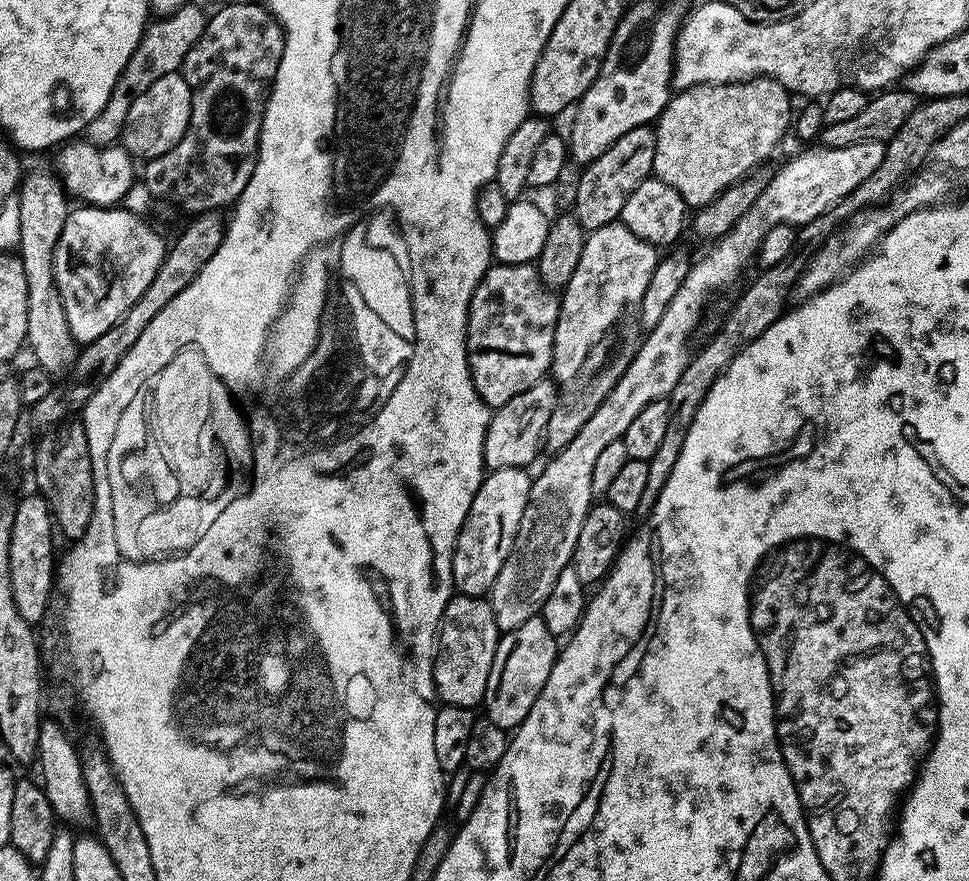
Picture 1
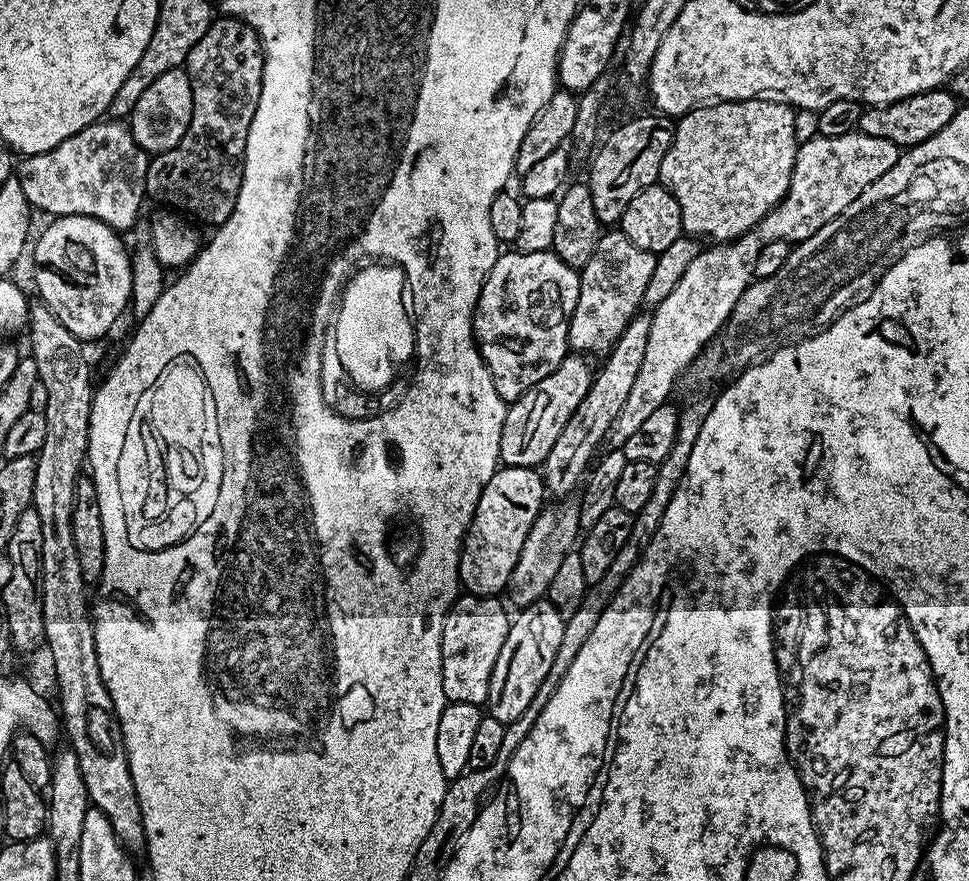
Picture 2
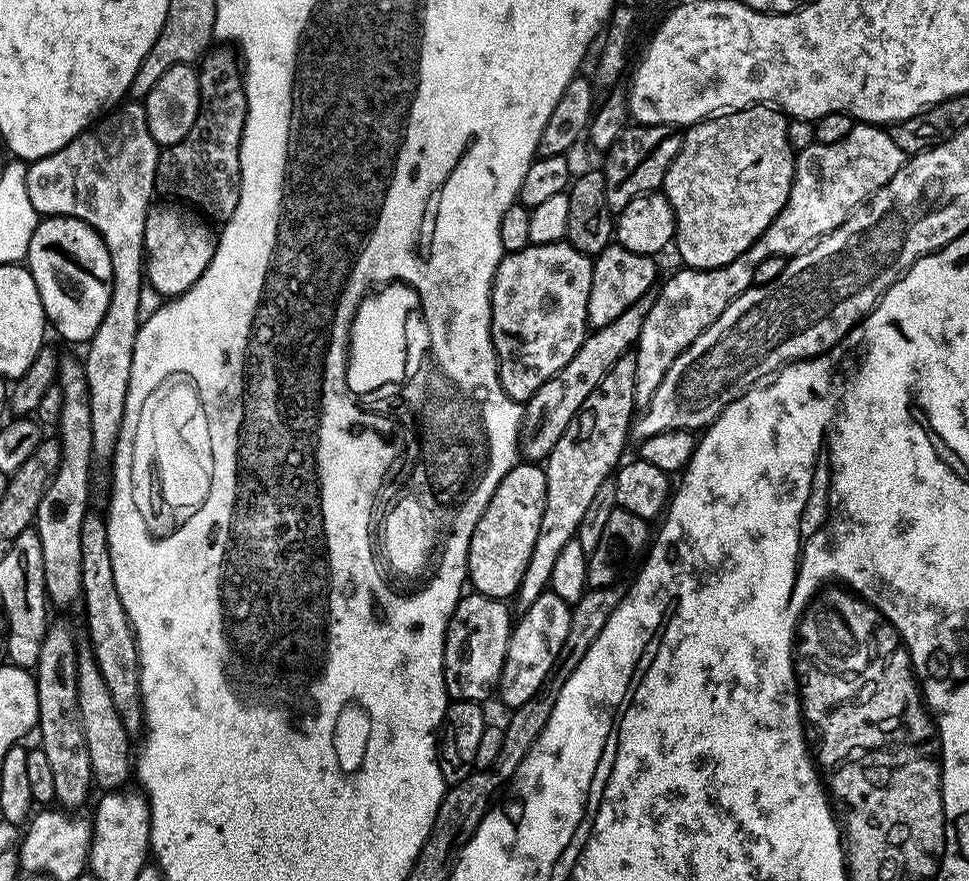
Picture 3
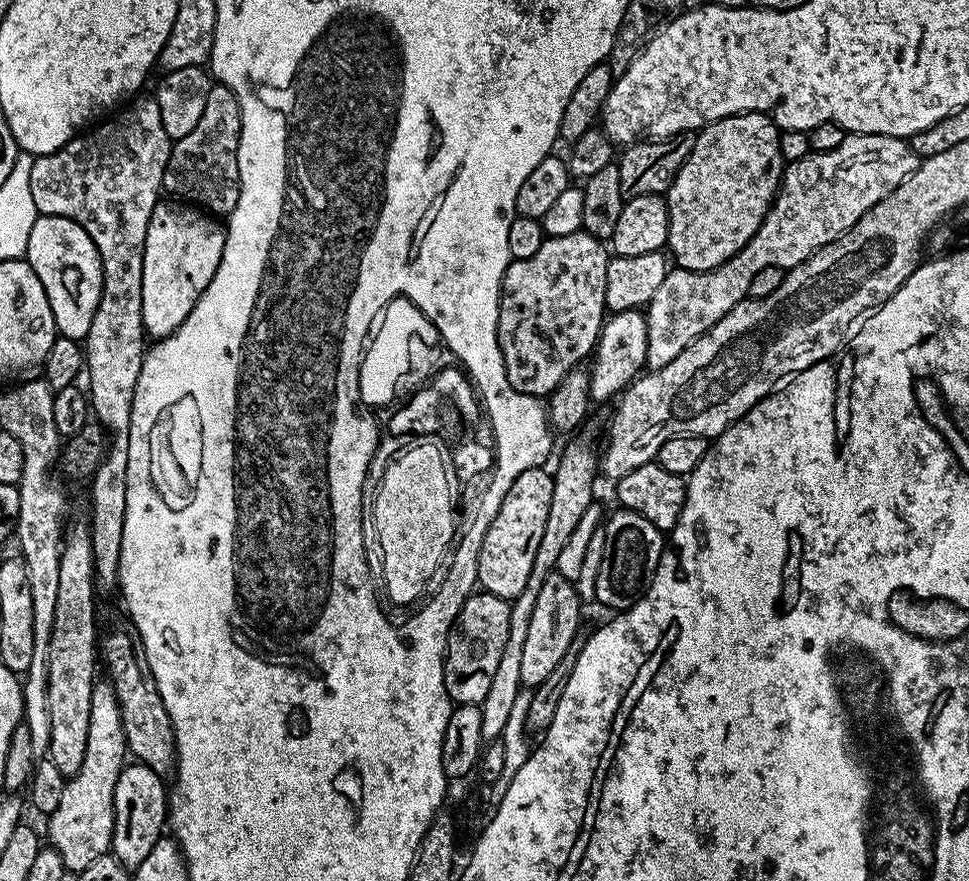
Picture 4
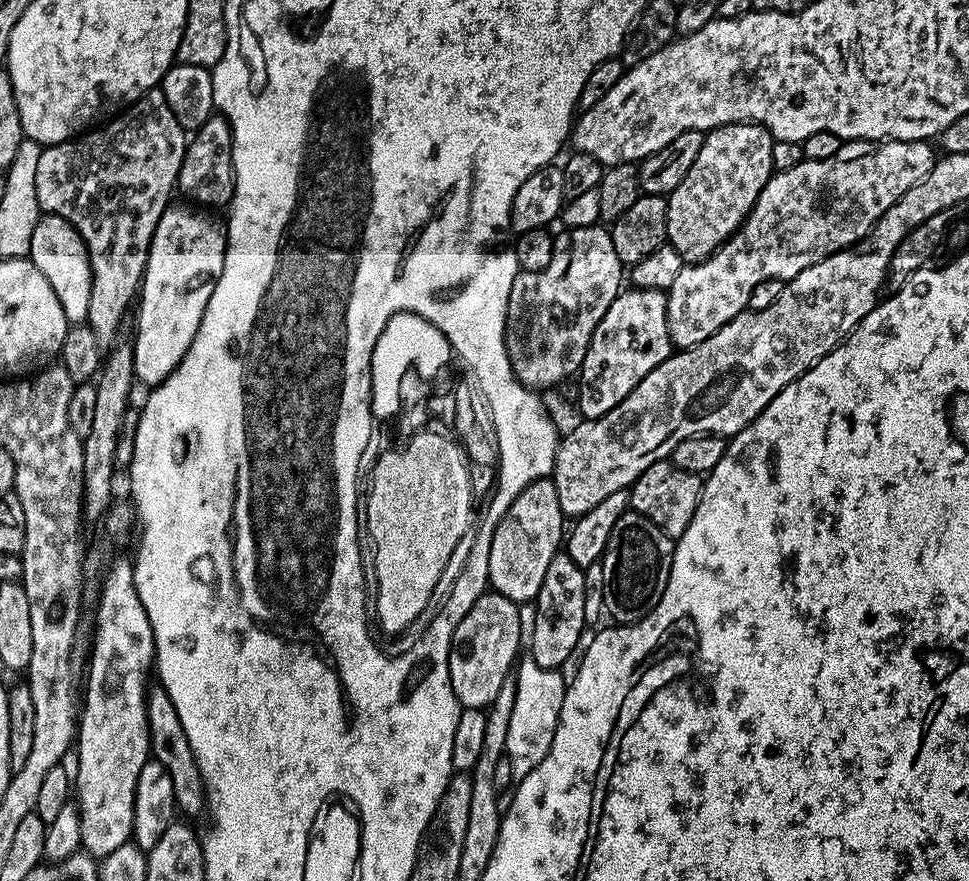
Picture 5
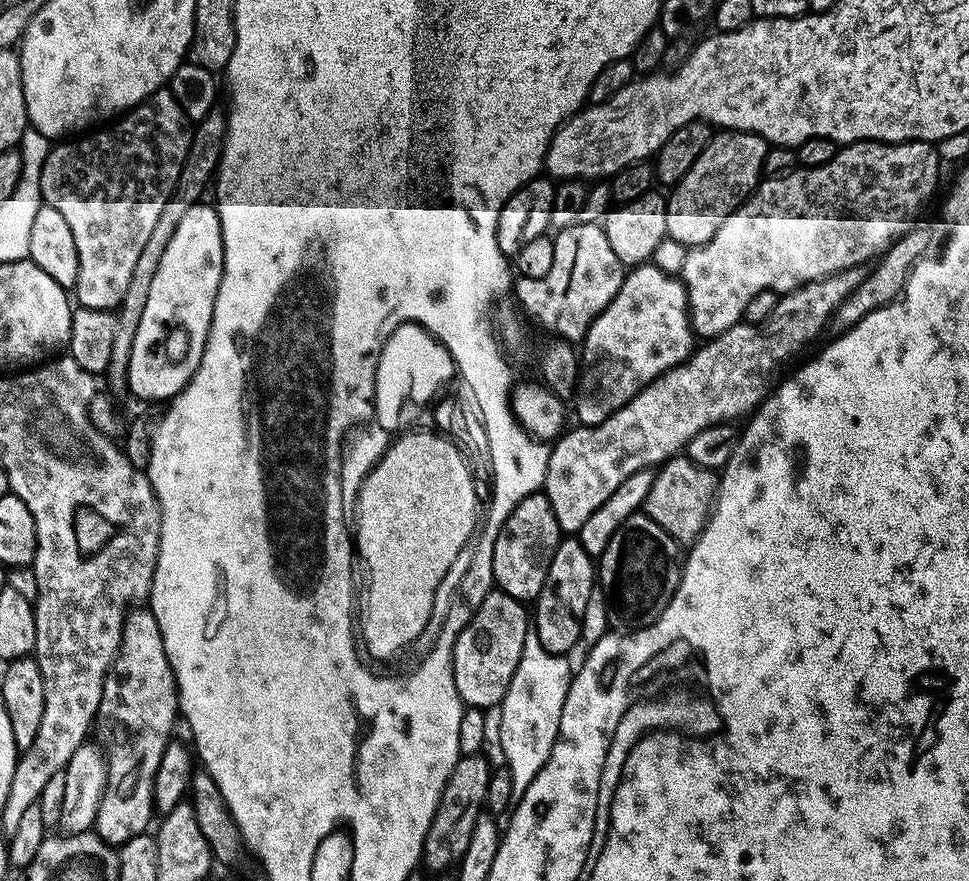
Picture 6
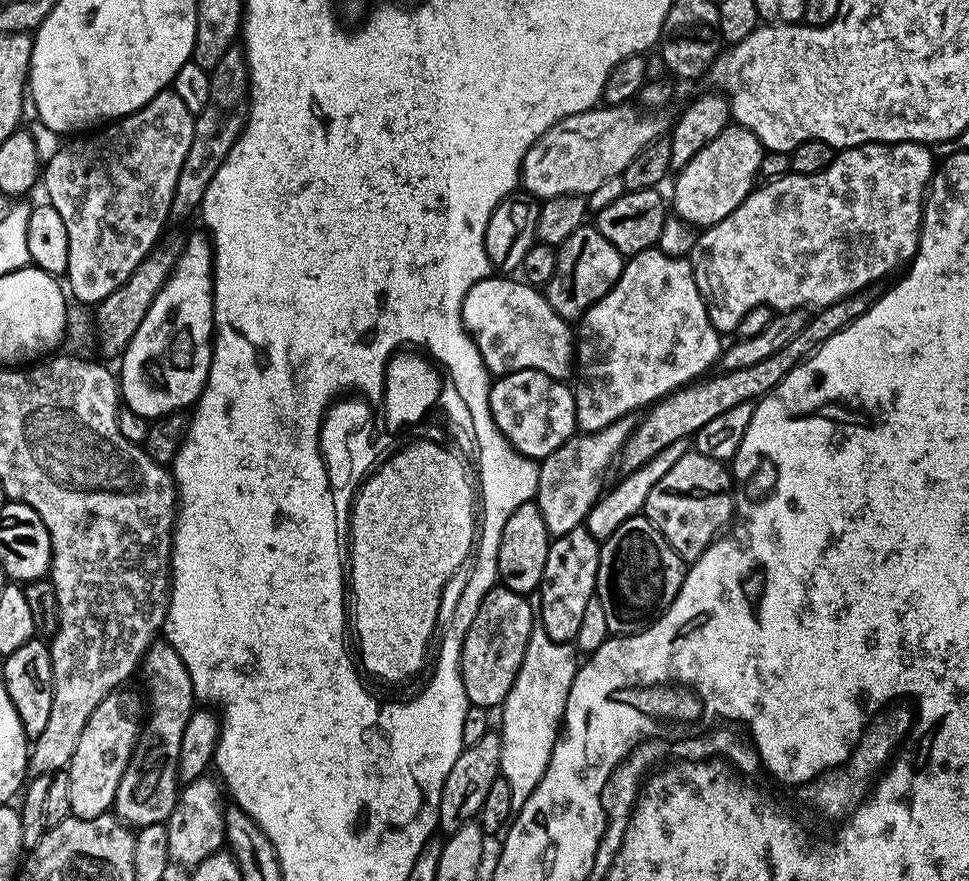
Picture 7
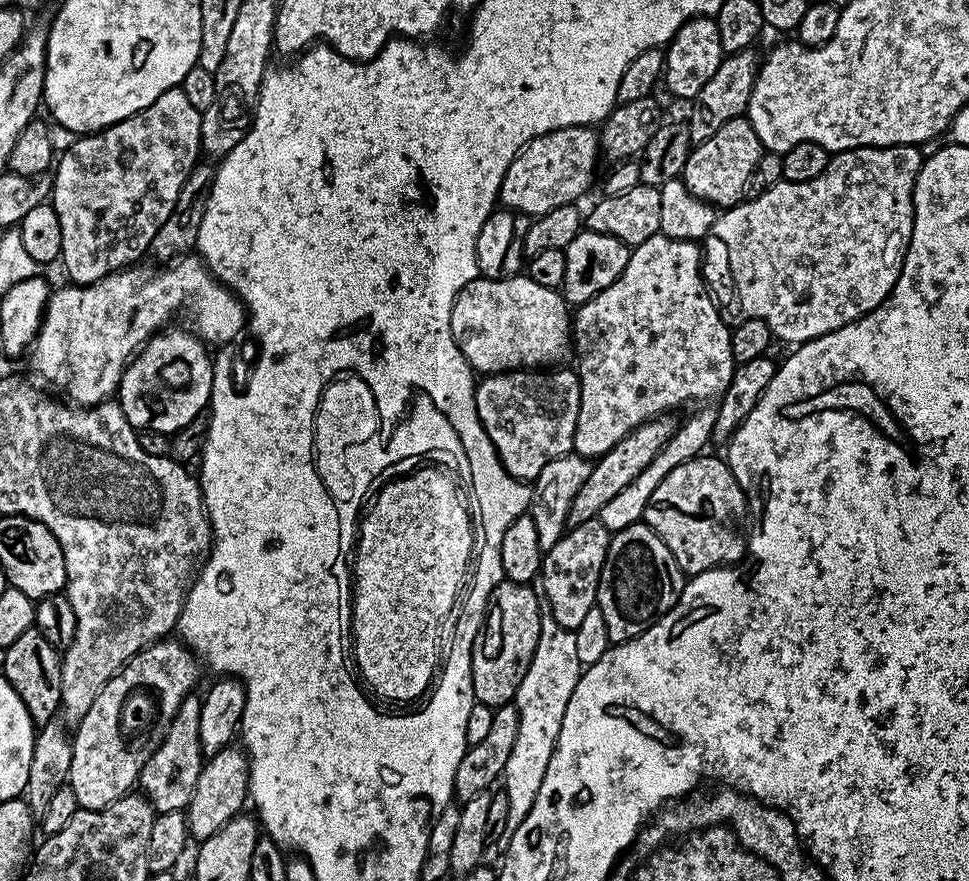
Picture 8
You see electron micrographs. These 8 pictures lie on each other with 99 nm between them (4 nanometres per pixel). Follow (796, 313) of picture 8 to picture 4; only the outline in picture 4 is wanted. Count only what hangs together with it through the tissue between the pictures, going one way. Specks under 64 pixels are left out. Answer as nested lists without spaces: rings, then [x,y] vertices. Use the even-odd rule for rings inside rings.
[[[870,134],[845,135],[842,146],[814,152],[791,161],[785,167],[780,190],[772,207],[764,215],[762,226],[722,266],[713,272],[687,272],[673,267],[662,278],[654,298],[646,305],[647,367],[655,370],[674,362],[686,346],[706,334],[723,316],[730,314],[738,302],[748,296],[750,282],[766,266],[790,269],[810,259],[820,248],[832,244],[862,218],[882,198],[886,198],[919,166],[917,156],[907,139],[898,136]]]

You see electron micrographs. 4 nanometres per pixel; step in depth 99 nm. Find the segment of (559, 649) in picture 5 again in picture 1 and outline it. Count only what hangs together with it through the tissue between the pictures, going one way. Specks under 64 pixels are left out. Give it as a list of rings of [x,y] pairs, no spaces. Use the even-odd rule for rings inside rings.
[[[541,616],[526,618],[522,626],[503,633],[494,654],[494,666],[490,666],[490,678],[486,678],[486,694],[482,705],[483,715],[494,726],[515,730],[530,714],[530,706],[538,702],[546,678],[558,655],[558,637],[550,634]]]

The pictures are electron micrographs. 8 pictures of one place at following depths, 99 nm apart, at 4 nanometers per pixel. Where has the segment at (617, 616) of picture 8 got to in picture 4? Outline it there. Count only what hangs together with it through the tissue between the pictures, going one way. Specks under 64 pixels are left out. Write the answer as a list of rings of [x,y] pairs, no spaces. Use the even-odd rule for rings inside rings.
[[[617,507],[615,511],[602,524],[605,546],[602,566],[598,569],[595,603],[605,604],[611,610],[623,610],[644,595],[648,583],[654,578],[666,547],[666,536],[654,526],[654,522],[646,522],[646,518],[634,514],[634,510]]]

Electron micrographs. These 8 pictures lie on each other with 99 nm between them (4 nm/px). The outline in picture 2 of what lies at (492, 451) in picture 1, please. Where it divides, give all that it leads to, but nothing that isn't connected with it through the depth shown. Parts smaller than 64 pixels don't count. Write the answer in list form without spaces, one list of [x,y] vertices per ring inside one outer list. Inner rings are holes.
[[[569,354],[542,382],[535,388],[526,390],[526,394],[508,404],[508,413],[502,422],[502,442],[500,443],[501,465],[509,468],[536,468],[543,465],[550,454],[554,442],[558,442],[558,434],[570,422],[574,410],[586,398],[592,385],[593,365],[588,365],[583,355]]]

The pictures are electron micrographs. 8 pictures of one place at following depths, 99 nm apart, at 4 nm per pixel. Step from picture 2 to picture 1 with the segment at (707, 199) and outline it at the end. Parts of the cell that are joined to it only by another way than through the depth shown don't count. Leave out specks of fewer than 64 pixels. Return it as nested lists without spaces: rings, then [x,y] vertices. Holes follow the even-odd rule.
[[[753,76],[751,80],[734,84],[696,84],[692,88],[677,91],[654,121],[656,149],[652,176],[674,186],[682,194],[689,209],[706,206],[726,186],[741,180],[753,168],[761,167],[772,156],[784,135],[789,135],[794,120],[793,97],[788,89],[768,76]]]

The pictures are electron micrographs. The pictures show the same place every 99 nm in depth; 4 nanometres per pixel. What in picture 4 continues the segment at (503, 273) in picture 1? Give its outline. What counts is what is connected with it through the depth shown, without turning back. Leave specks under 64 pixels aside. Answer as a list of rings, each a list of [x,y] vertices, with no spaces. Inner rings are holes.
[[[581,230],[565,236],[549,236],[531,258],[512,260],[509,263],[500,283],[496,337],[506,366],[506,378],[515,392],[547,398],[568,372],[583,365],[593,355],[606,319],[604,303],[609,259],[609,249],[602,241]]]

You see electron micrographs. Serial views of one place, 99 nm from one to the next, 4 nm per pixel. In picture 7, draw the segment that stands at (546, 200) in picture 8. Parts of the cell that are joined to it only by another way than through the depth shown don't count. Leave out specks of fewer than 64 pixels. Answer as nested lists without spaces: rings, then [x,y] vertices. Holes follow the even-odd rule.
[[[613,104],[562,118],[562,122],[546,130],[546,134],[530,146],[520,167],[523,191],[541,202],[555,196],[587,197],[589,192],[598,190],[606,178],[623,176],[638,150],[661,135],[660,120],[656,116],[659,115],[649,114],[632,104]]]

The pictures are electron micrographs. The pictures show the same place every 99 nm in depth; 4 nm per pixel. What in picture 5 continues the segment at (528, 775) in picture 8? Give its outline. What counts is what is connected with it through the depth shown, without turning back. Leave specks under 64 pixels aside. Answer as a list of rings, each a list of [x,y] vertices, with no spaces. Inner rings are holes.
[[[530,658],[521,659],[515,669],[514,714],[510,714],[510,734],[506,734],[506,746],[504,747],[505,753],[510,758],[513,781],[519,782],[522,778],[526,778],[526,774],[530,774],[530,770],[534,770],[534,766],[538,766],[538,762],[542,762],[542,758],[546,758],[546,754],[554,742],[566,687],[565,677],[562,678],[560,675],[561,673],[557,669],[538,666],[538,662],[534,662]]]

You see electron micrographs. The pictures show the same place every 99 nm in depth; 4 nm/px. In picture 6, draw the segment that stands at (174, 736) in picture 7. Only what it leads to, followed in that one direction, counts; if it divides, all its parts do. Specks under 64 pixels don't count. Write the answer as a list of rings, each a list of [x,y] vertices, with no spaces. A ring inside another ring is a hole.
[[[136,606],[129,611],[124,618],[124,629],[122,630],[122,642],[120,649],[116,655],[115,662],[110,666],[110,670],[104,679],[104,693],[102,694],[102,702],[96,711],[96,722],[94,725],[94,736],[102,745],[108,758],[108,777],[106,778],[106,790],[102,802],[98,806],[98,814],[96,815],[96,822],[94,831],[104,839],[107,844],[119,846],[126,843],[130,838],[135,836],[143,836],[149,831],[148,823],[154,817],[154,809],[156,803],[154,802],[154,778],[158,774],[158,764],[162,762],[162,754],[166,750],[166,746],[174,739],[172,732],[176,728],[176,720],[178,724],[178,717],[180,716],[180,699],[178,698],[178,690],[176,689],[176,679],[174,678],[174,670],[170,666],[170,662],[166,658],[166,646],[162,646],[162,630],[158,630],[158,622],[154,618],[154,614],[144,606]]]

